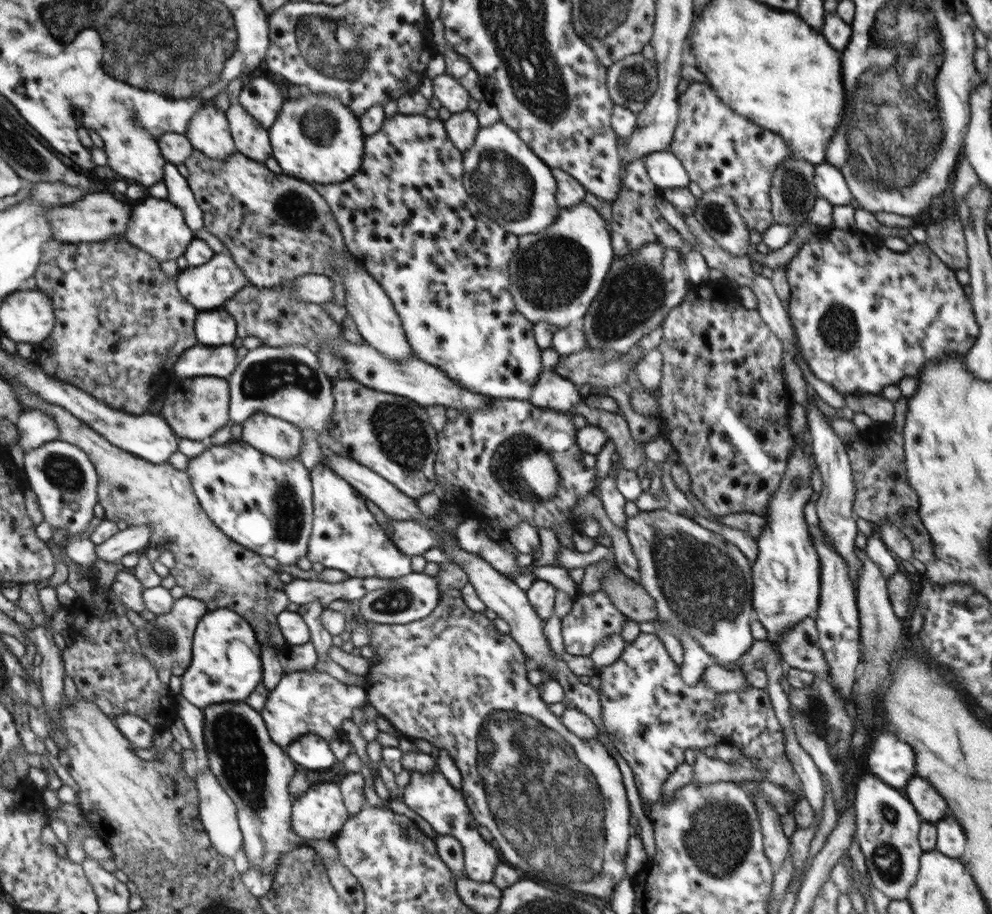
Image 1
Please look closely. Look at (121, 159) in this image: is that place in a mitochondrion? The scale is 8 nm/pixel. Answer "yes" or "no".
no

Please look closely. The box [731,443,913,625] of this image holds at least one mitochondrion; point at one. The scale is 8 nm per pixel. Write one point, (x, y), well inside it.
(797, 483)

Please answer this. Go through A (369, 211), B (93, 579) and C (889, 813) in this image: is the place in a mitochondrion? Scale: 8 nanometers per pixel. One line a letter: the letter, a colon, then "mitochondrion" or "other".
A: other
B: other
C: mitochondrion

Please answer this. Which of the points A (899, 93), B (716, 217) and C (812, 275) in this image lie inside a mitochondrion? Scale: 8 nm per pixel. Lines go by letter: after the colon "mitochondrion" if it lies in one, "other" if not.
A: mitochondrion
B: mitochondrion
C: other

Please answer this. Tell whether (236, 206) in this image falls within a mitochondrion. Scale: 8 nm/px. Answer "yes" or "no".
no

